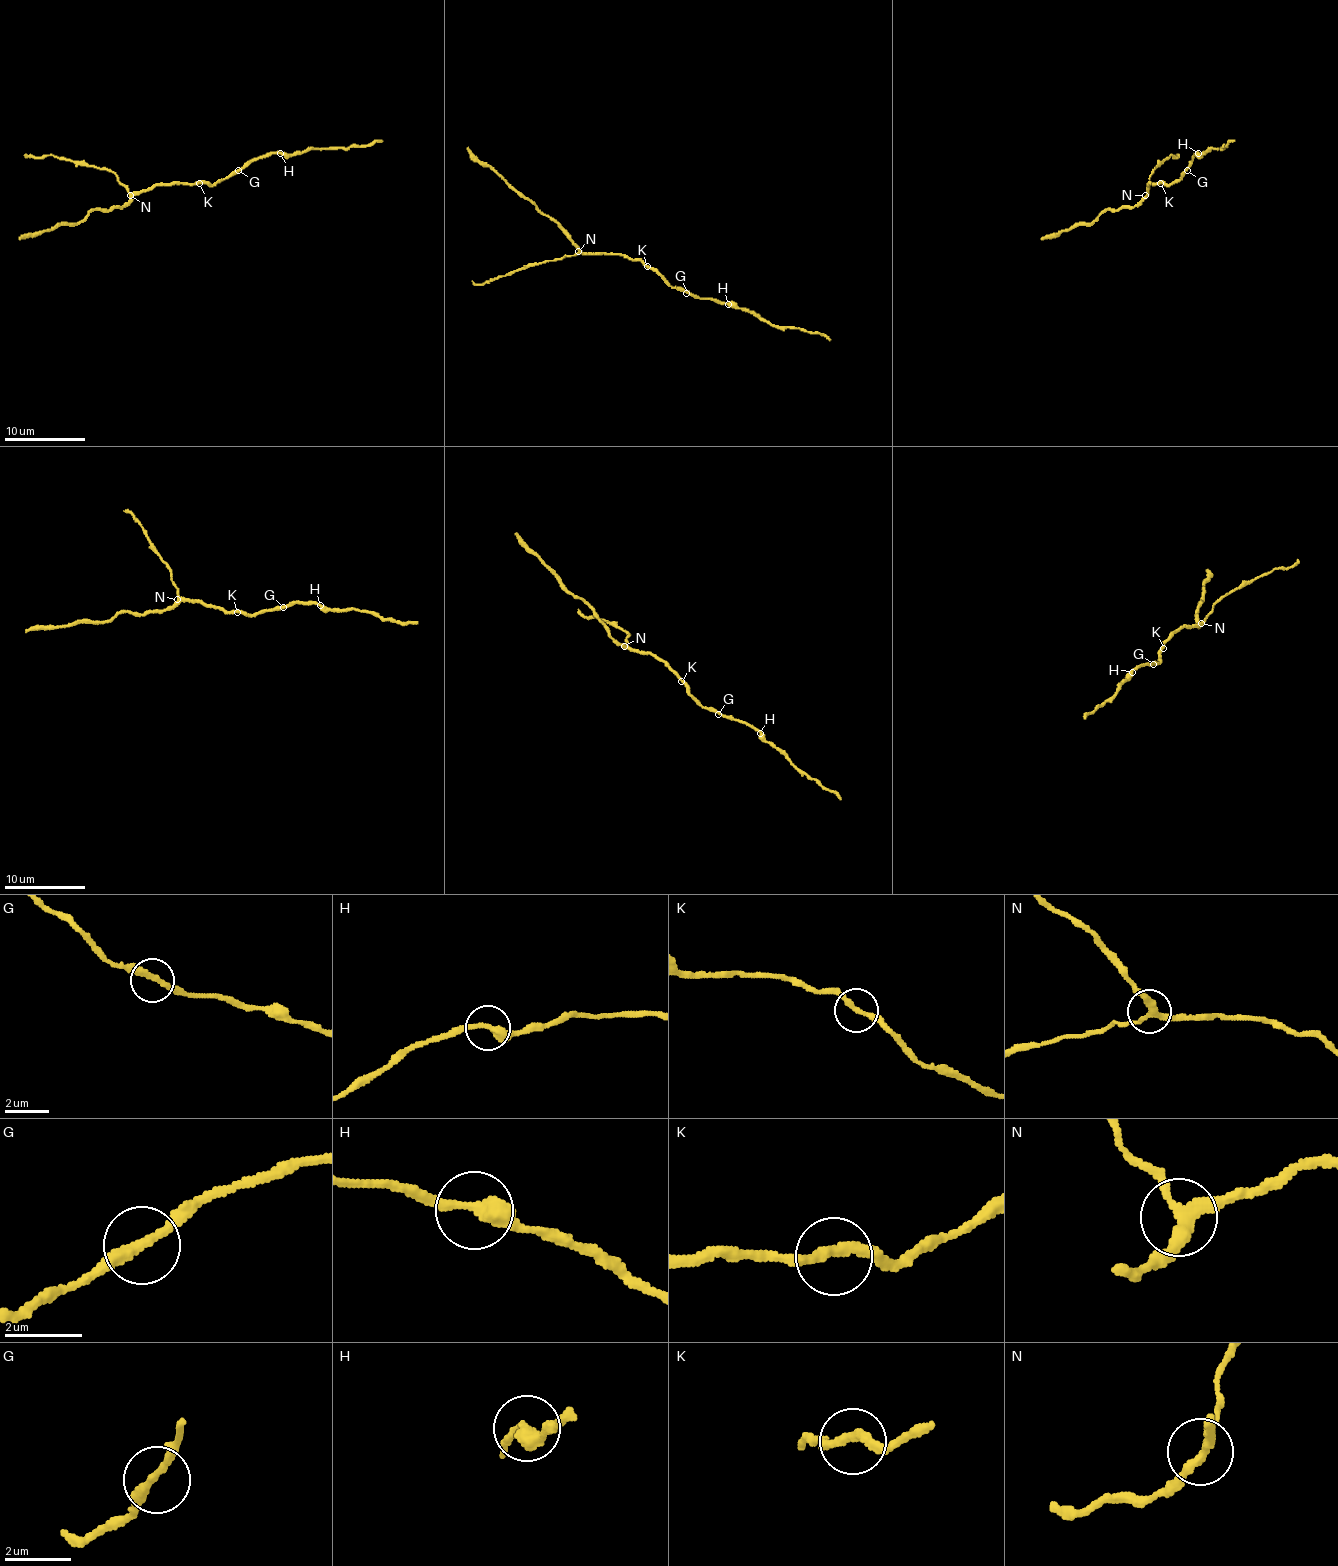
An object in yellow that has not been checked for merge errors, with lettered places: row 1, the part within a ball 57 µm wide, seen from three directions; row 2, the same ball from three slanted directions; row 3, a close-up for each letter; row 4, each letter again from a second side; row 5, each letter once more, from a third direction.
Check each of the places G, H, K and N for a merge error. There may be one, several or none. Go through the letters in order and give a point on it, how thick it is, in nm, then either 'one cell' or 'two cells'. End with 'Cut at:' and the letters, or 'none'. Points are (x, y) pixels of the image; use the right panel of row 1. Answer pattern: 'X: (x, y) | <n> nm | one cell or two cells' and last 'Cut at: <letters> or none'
G: (1187, 170) | 260 nm | one cell
H: (1198, 153) | 360 nm | one cell
K: (1160, 183) | 240 nm | one cell
N: (1145, 195) | 260 nm | one cell
Cut at: none

